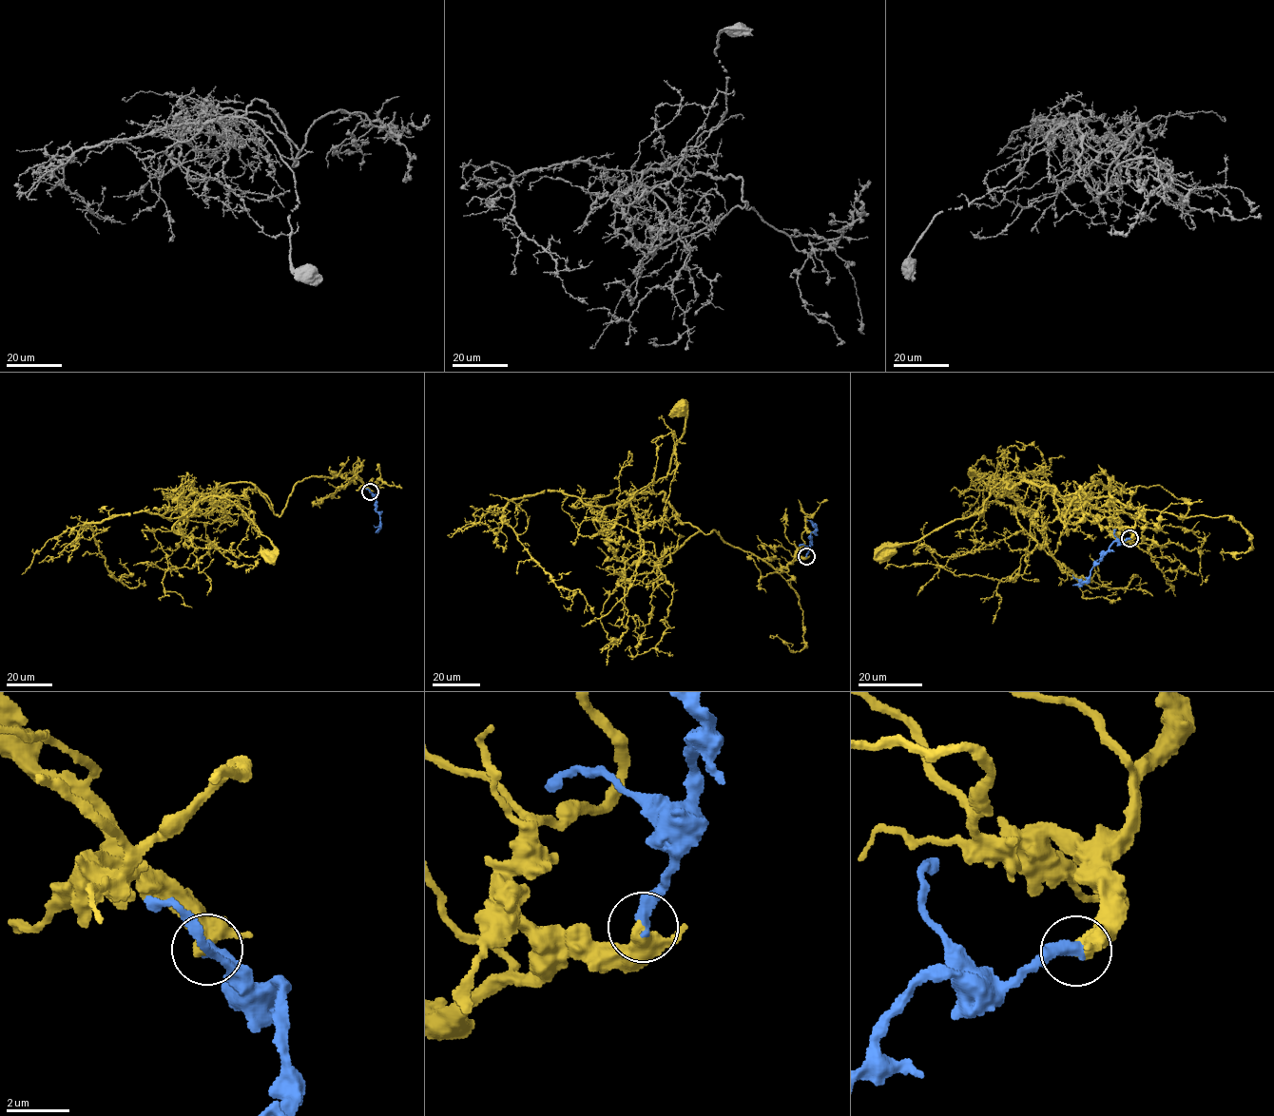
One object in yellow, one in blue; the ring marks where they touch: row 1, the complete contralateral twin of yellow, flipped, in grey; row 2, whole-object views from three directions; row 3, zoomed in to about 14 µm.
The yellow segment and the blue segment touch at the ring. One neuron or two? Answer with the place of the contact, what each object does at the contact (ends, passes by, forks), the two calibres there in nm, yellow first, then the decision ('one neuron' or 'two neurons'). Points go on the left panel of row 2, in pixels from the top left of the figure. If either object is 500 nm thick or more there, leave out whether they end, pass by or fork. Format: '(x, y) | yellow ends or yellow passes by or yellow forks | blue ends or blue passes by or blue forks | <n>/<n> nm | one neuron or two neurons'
(370, 491) | yellow ends | blue ends | 440/380 nm | one neuron

